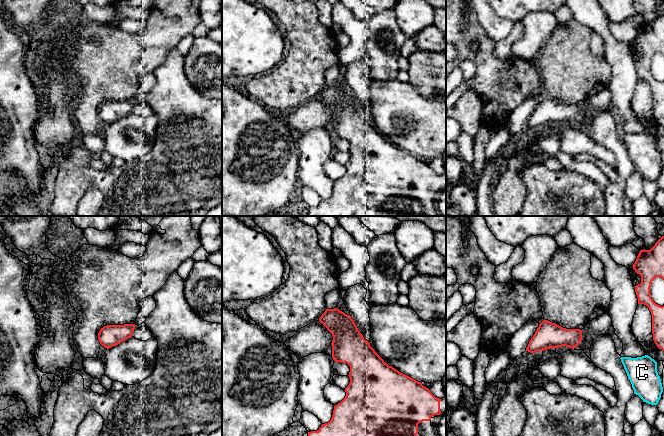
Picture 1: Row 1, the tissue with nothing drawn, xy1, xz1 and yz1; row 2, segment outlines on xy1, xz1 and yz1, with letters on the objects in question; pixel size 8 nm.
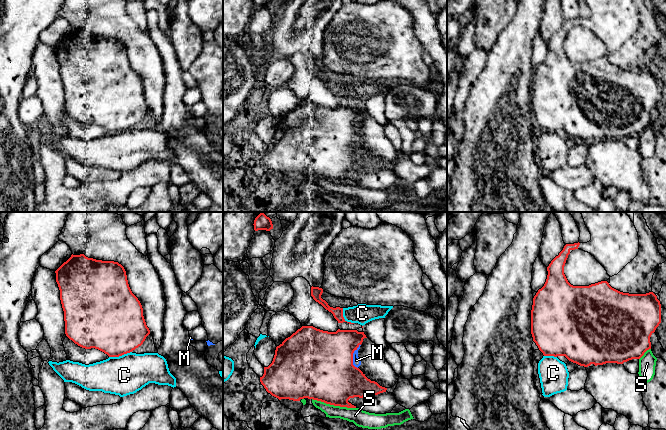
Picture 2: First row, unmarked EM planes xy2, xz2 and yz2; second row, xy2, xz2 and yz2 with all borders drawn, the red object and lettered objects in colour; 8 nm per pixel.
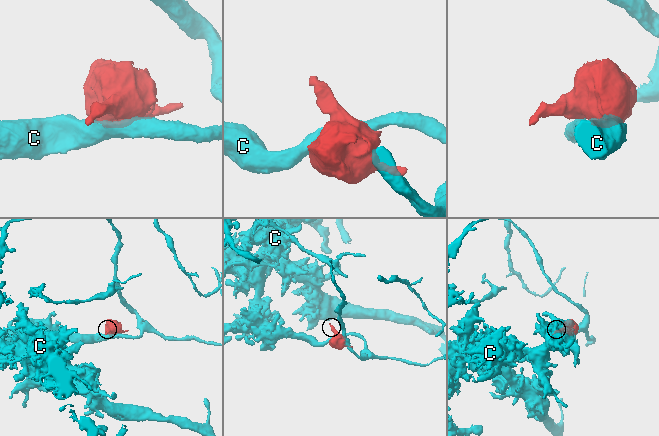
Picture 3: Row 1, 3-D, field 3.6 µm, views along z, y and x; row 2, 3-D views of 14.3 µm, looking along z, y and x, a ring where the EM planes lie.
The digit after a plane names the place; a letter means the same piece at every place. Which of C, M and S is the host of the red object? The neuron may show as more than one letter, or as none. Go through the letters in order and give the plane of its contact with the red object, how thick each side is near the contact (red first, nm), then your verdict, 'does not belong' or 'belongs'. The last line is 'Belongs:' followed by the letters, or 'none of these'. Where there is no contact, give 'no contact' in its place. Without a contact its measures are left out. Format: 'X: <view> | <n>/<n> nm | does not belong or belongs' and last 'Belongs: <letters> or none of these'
C: xy2 | 480/320 nm | does not belong
M: xz2 | 500/60 nm | belongs
S: xz2 | 440/140 nm | does not belong
Belongs: M

